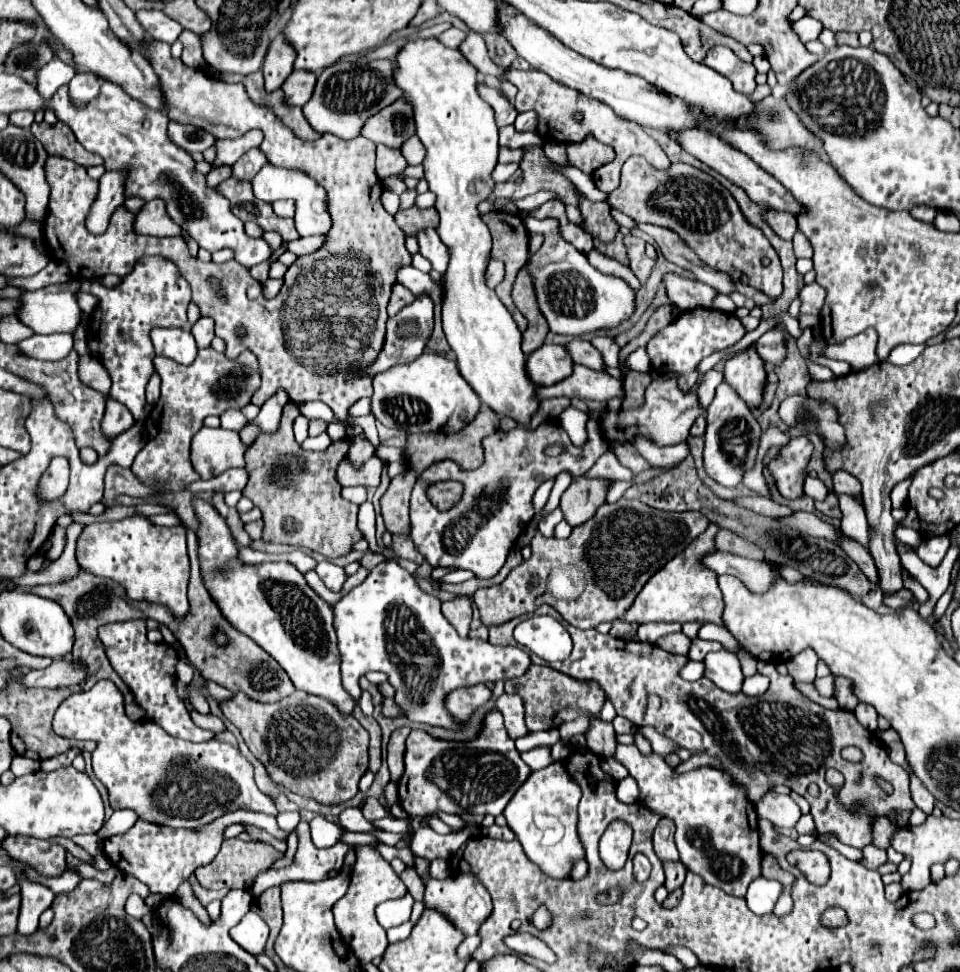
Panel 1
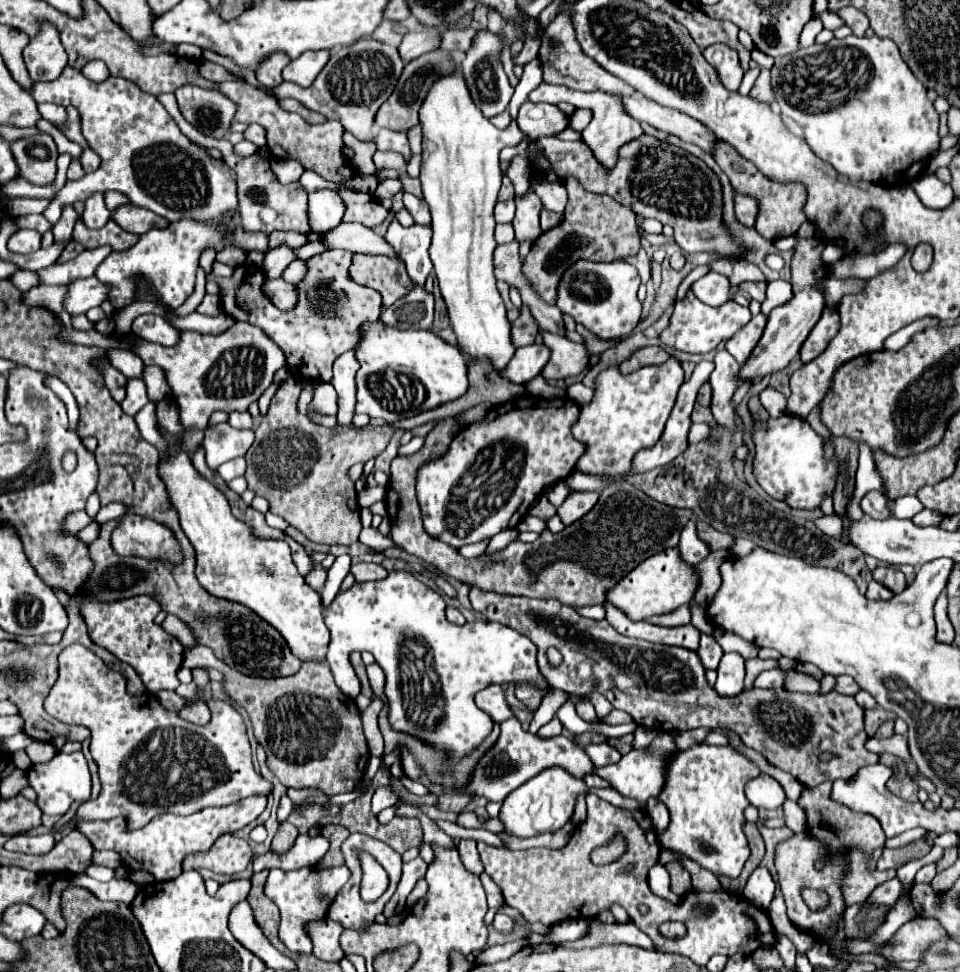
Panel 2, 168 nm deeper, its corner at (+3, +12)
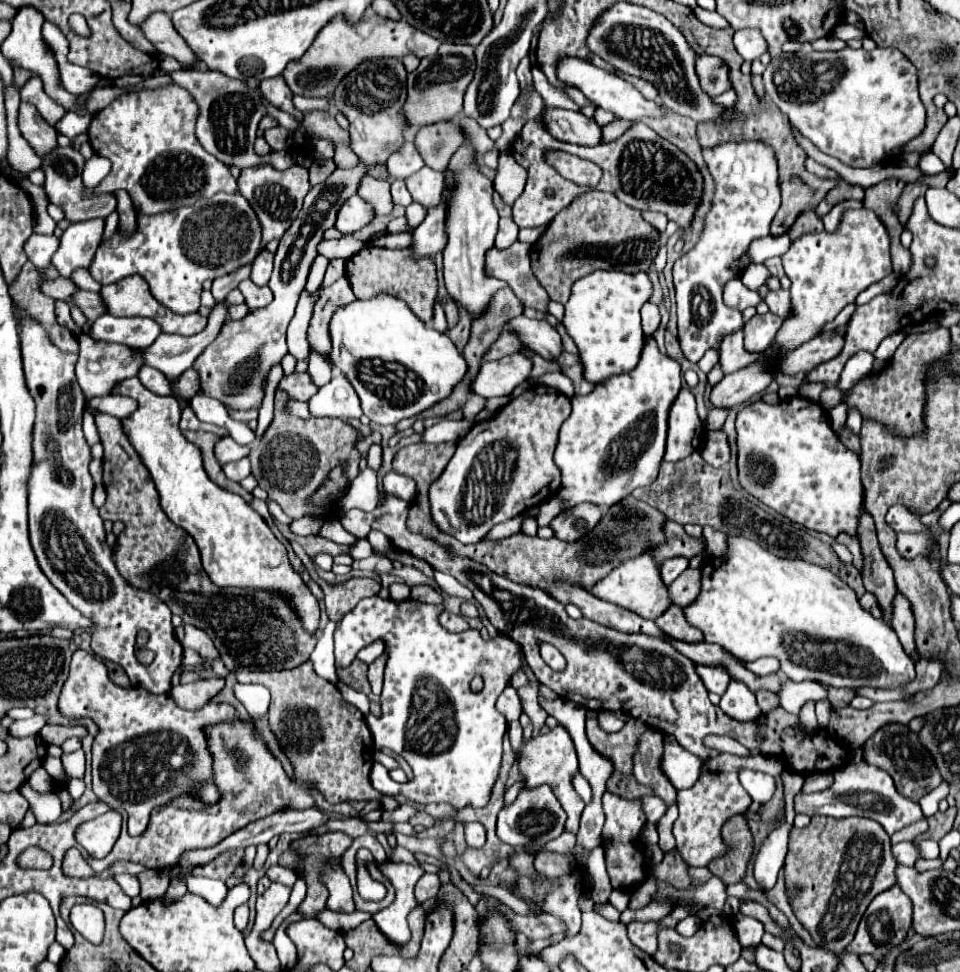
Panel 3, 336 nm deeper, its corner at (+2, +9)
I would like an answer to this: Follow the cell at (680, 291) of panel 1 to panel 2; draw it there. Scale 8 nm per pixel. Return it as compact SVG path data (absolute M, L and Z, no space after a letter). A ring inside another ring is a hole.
M709 273L705 277L701 277L699 281L695 281L691 285L693 293L707 305L711 307L719 307L727 301L733 301L733 295L731 295L731 283L725 275L719 275L719 273Z

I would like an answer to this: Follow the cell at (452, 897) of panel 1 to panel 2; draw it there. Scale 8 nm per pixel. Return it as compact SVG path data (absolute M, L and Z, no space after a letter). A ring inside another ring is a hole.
M461 839L461 843L459 843L459 855L461 855L463 865L471 873L475 873L475 875L483 873L483 865L481 865L481 859L479 859L479 853L477 853L477 841L473 841L473 839Z

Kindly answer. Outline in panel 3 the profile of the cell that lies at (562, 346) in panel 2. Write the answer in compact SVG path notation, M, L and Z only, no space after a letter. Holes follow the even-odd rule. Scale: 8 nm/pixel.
M518 316L510 322L510 330L516 332L522 344L536 354L540 354L548 362L558 362L564 352L560 334L546 320L530 320L526 316Z

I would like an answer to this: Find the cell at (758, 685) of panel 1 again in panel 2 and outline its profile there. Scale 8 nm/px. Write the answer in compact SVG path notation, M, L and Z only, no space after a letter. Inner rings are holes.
M771 669L771 671L763 671L757 681L755 681L755 687L761 687L761 689L781 689L785 687L785 679L787 675L779 669Z

